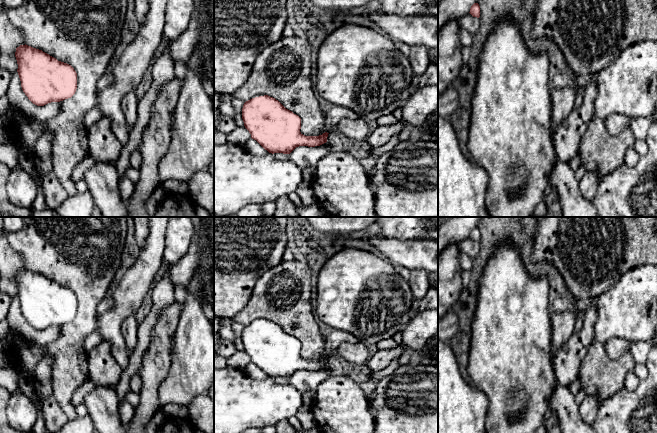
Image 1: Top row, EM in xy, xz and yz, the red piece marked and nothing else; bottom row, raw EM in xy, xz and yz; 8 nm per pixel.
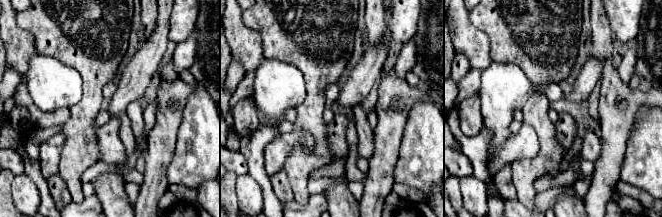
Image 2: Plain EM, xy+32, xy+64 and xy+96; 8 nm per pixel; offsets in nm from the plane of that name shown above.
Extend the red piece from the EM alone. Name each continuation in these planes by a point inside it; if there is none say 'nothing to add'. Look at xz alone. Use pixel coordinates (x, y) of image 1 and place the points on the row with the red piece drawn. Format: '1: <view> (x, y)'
1: xz (338, 113)

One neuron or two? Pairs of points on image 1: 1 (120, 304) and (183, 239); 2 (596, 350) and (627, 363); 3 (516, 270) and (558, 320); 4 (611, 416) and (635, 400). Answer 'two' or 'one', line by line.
1: two
2: one
3: two
4: one

